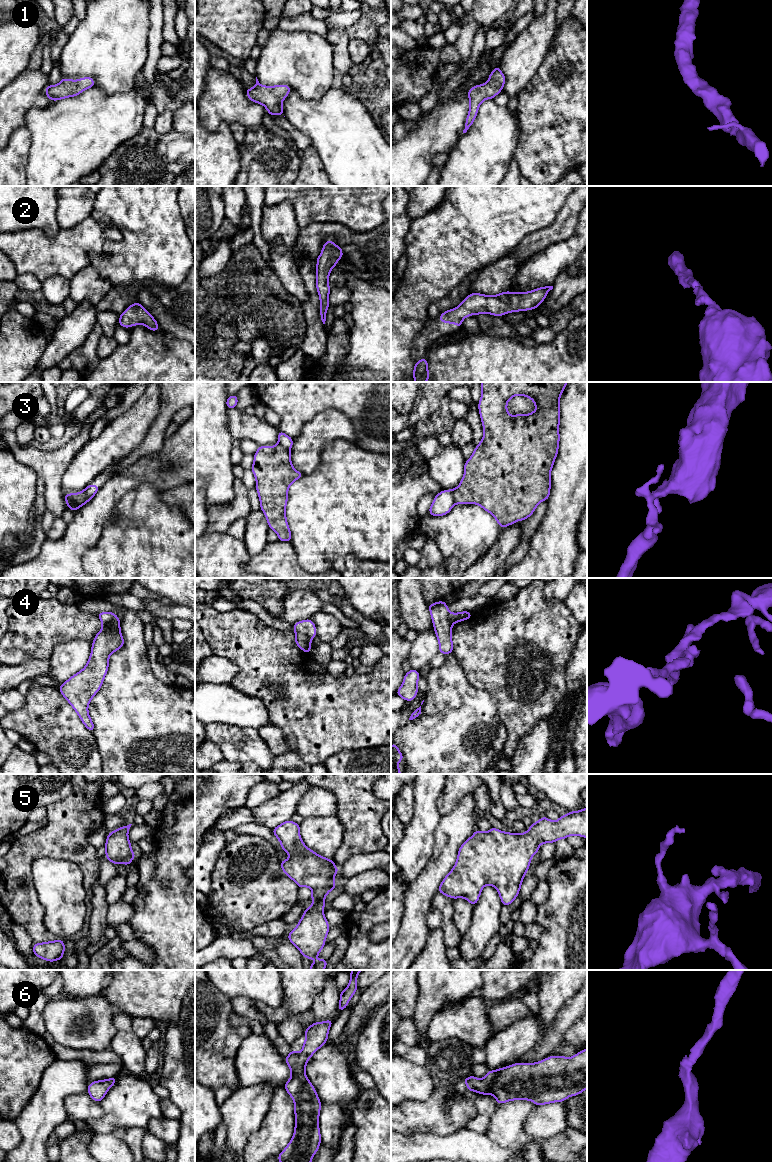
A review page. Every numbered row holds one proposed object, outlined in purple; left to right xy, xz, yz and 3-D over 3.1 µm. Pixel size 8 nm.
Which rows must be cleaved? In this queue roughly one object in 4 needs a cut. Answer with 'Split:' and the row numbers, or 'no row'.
Split: 3, 4

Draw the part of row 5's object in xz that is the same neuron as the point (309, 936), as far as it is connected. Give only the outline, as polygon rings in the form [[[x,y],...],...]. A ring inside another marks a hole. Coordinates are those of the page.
[[[287,820],[274,829],[273,834],[280,841],[280,847],[291,857],[279,861],[286,876],[299,888],[312,889],[313,904],[304,909],[298,925],[287,935],[302,956],[315,959],[325,946],[330,930],[324,916],[326,895],[336,888],[335,875],[339,872],[333,860],[322,857],[309,849],[300,837],[300,825]]]

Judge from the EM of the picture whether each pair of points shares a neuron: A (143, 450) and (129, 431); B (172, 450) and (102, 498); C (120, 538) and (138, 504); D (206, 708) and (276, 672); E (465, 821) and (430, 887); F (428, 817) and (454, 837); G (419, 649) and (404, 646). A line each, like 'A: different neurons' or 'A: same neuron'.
A: different neurons
B: same neuron
C: same neuron
D: different neurons
E: same neuron
F: different neurons
G: different neurons

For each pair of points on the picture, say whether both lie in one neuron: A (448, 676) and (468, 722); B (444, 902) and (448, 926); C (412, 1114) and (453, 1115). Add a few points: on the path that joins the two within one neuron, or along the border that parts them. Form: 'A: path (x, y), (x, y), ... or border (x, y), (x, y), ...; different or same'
A: path (449, 688), (465, 703), (465, 710); same
B: path (446, 908), (447, 920); same
C: path (422, 1116), (443, 1116); same

